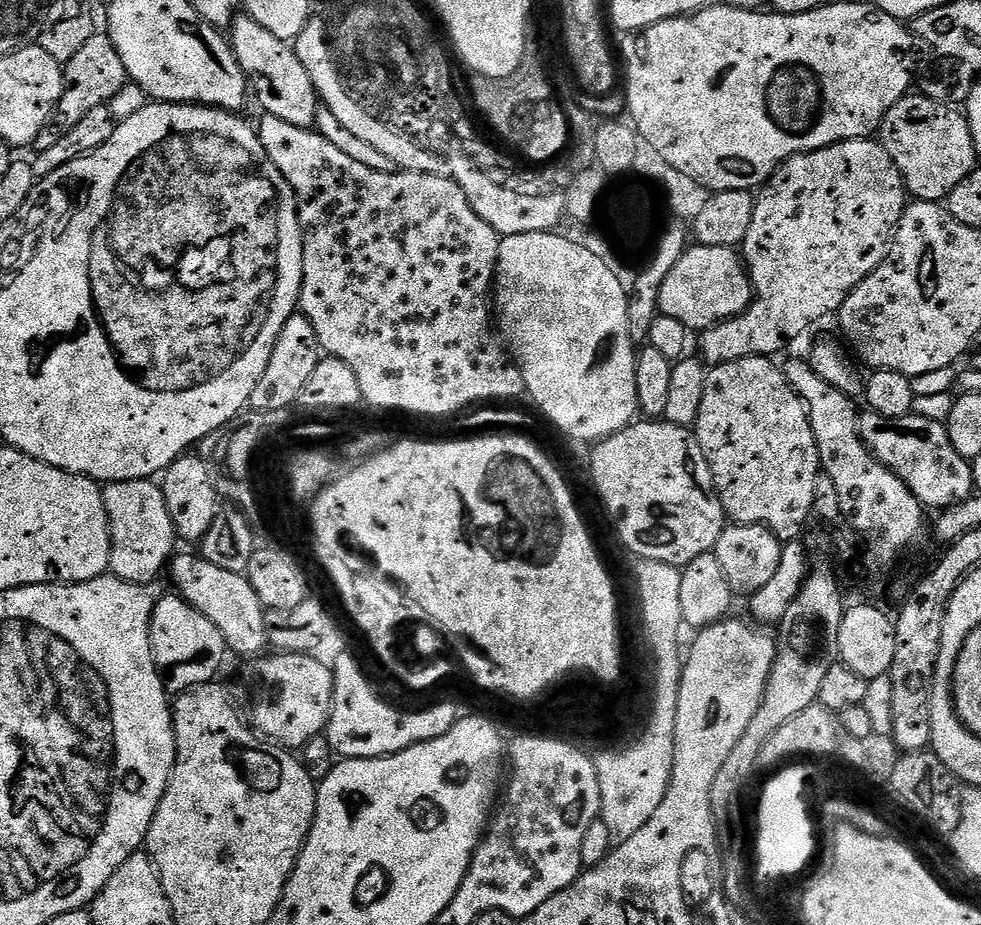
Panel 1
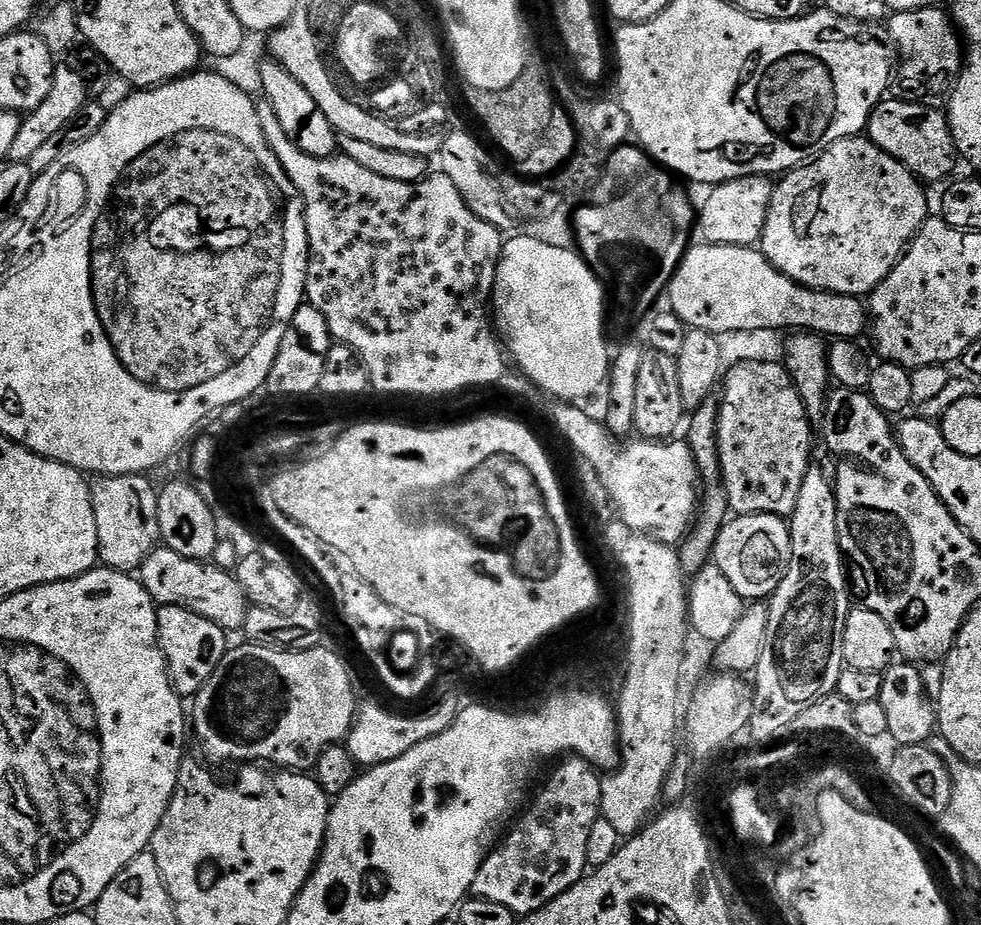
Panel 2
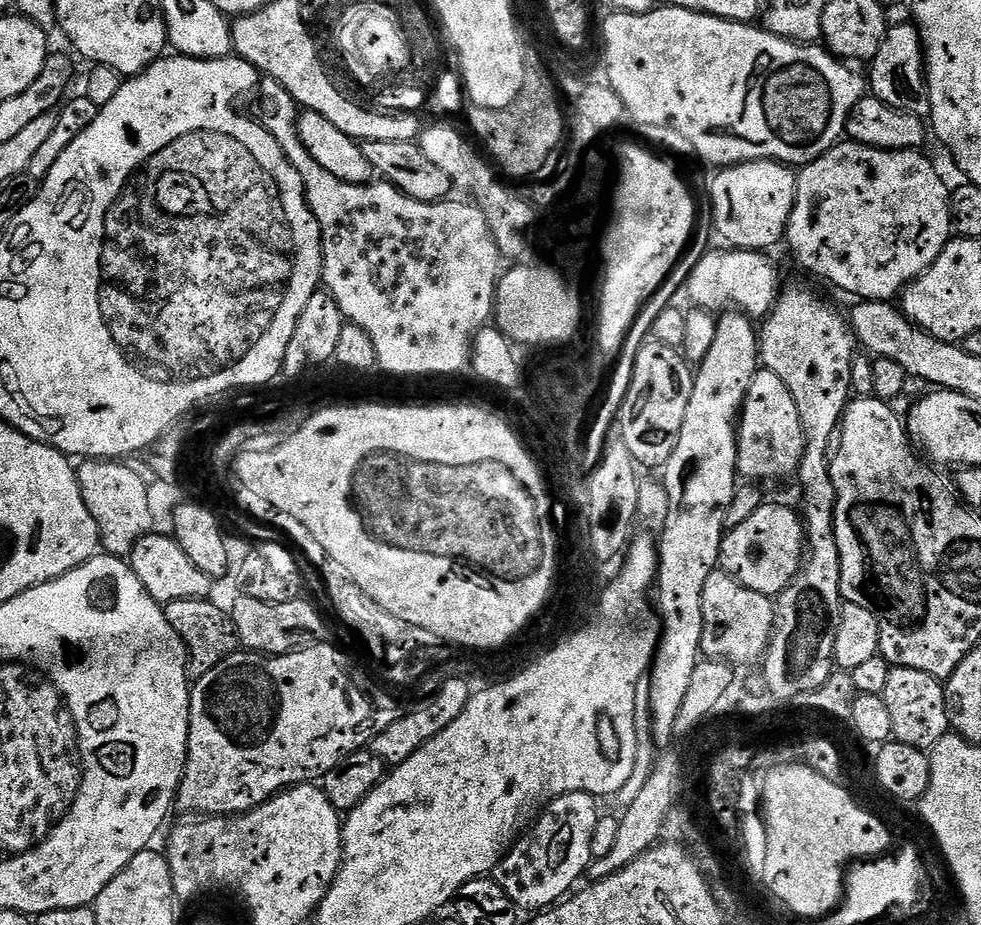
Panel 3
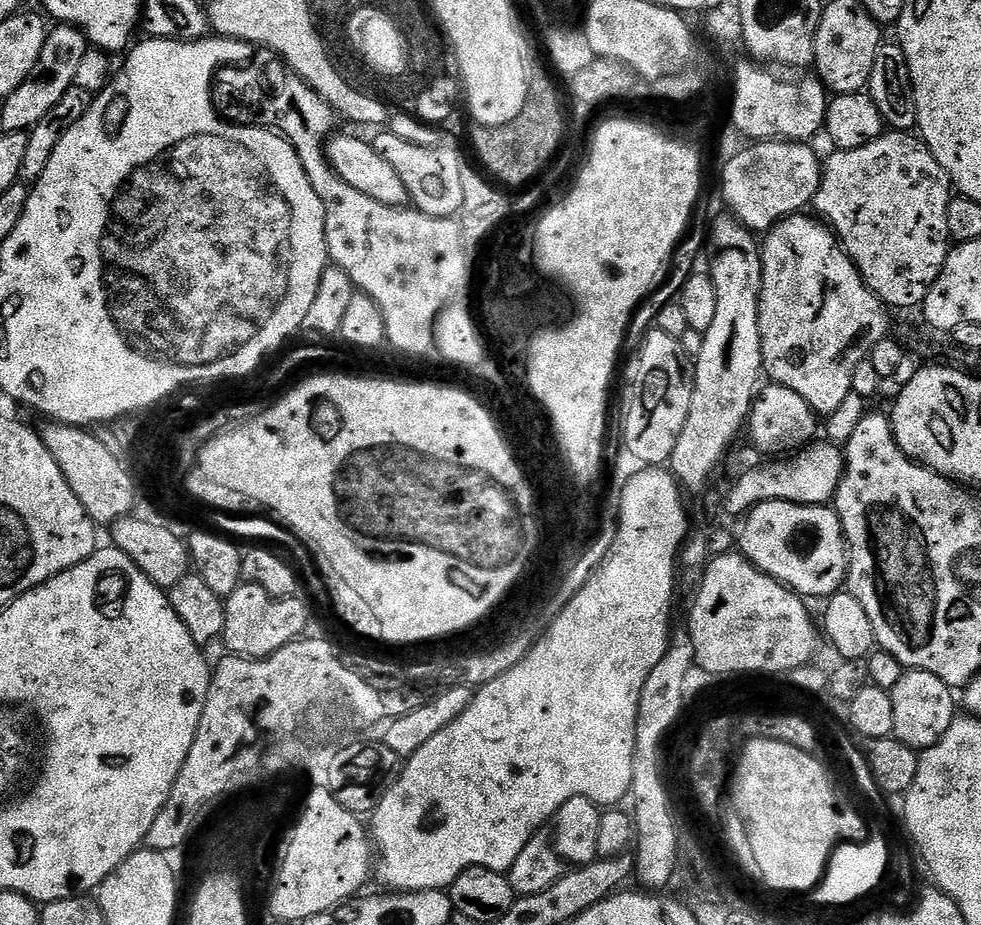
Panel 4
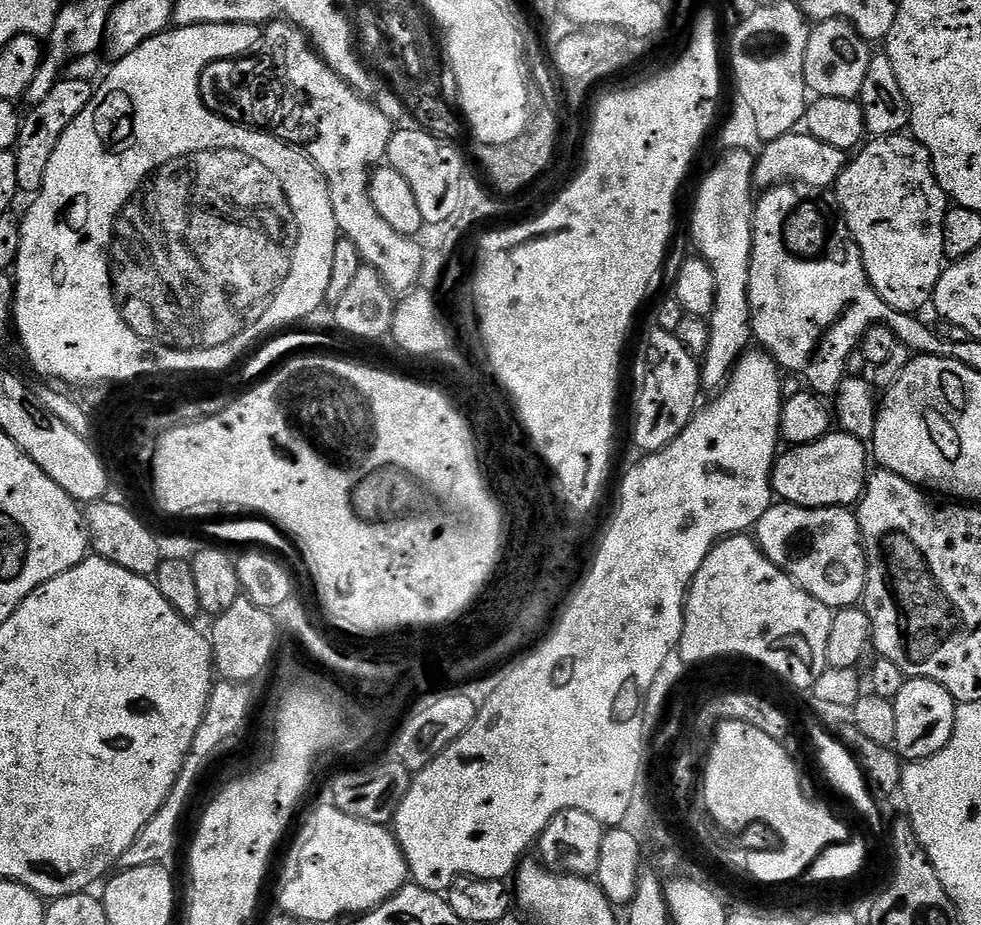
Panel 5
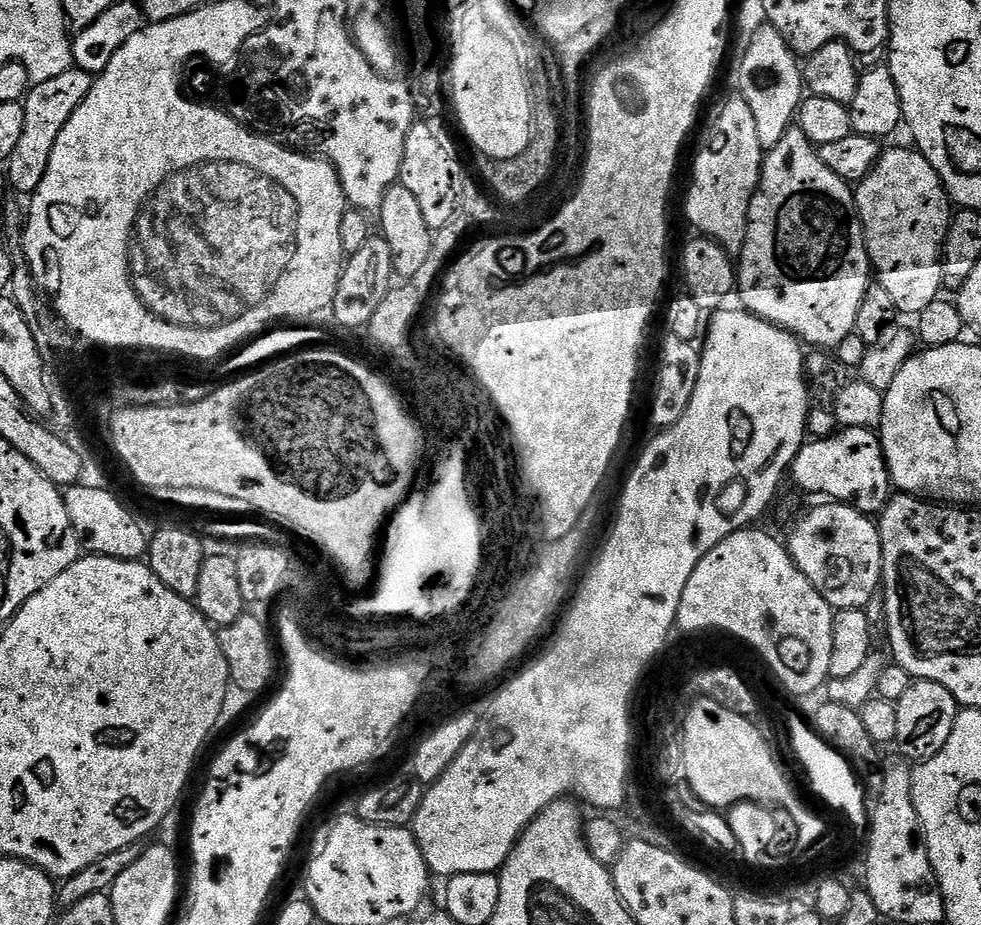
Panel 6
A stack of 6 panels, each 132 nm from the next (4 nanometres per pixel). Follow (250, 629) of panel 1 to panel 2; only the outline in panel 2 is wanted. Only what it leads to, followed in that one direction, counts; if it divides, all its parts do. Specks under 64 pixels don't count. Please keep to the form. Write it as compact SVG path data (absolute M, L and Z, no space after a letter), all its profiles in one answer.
M157 546L148 553L143 564L140 565L138 580L143 585L146 595L157 605L169 604L170 606L182 606L194 614L202 614L202 618L210 618L210 622L214 622L219 628L225 630L231 630L231 628L240 630L244 627L244 619L250 605L246 597L244 597L242 586L236 581L236 577L231 571L217 568L211 562L191 560L174 550Z

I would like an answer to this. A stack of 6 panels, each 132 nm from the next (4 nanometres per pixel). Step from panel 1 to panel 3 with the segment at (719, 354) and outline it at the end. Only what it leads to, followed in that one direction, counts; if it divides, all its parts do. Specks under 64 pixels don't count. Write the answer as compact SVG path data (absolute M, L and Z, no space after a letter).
M841 142L835 144L826 154L819 156L817 160L811 160L809 164L803 165L796 178L794 210L788 219L788 231L786 233L786 245L788 244L789 250L796 255L797 262L808 271L813 272L814 275L829 280L834 287L841 288L842 291L856 296L852 298L891 301L893 298L899 297L912 281L917 280L936 261L938 254L942 254L942 250L947 246L950 237L953 235L950 206L948 205L949 185L944 185L939 170L923 156L924 154L920 150L887 152L885 148L871 148L855 142Z

